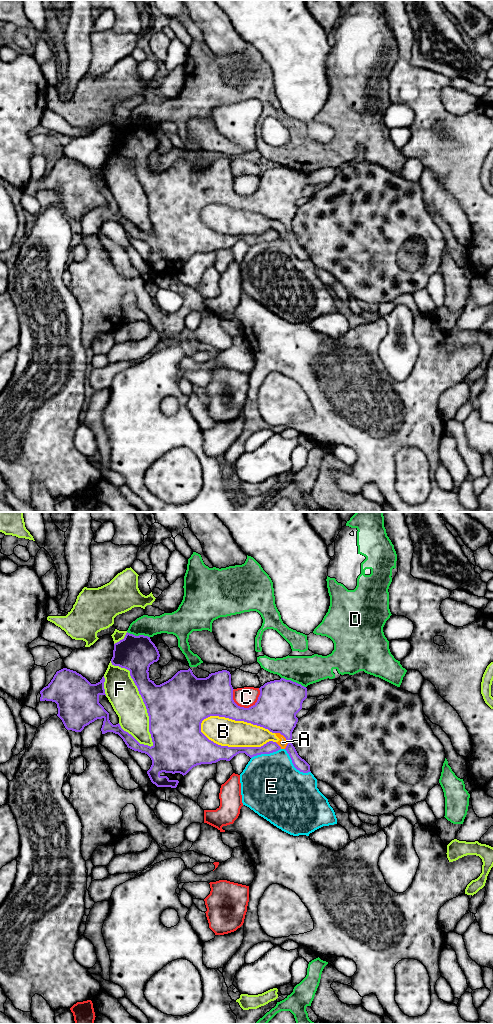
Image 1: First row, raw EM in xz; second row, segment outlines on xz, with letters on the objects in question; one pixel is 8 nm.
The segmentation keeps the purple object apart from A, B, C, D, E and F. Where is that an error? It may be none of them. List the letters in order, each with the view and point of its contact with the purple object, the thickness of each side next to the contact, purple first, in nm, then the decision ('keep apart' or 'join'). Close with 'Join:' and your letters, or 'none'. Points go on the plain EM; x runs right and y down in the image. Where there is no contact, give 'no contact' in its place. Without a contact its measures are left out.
A: meets purple in xz at (285, 225); 340 nm thick on the purple side, 70 nm on the other; keep apart
B: meets purple in xz at (234, 235); 200 nm thick on the purple side, 220 nm on the other; keep apart
C: meets purple in xz at (251, 194); 340 nm thick on the purple side, 160 nm on the other; keep apart
D: meets purple in xz at (292, 169); 340 nm thick on the purple side, 240 nm on the other; keep apart
E: meets purple in xz at (294, 254); 100 nm thick on the purple side, 480 nm on the other; keep apart
F: meets purple in xz at (143, 188); 420 nm thick on the purple side, 260 nm on the other; keep apart
Join: none

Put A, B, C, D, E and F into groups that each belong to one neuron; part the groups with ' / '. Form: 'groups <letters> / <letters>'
groups A B E / C / D / F

